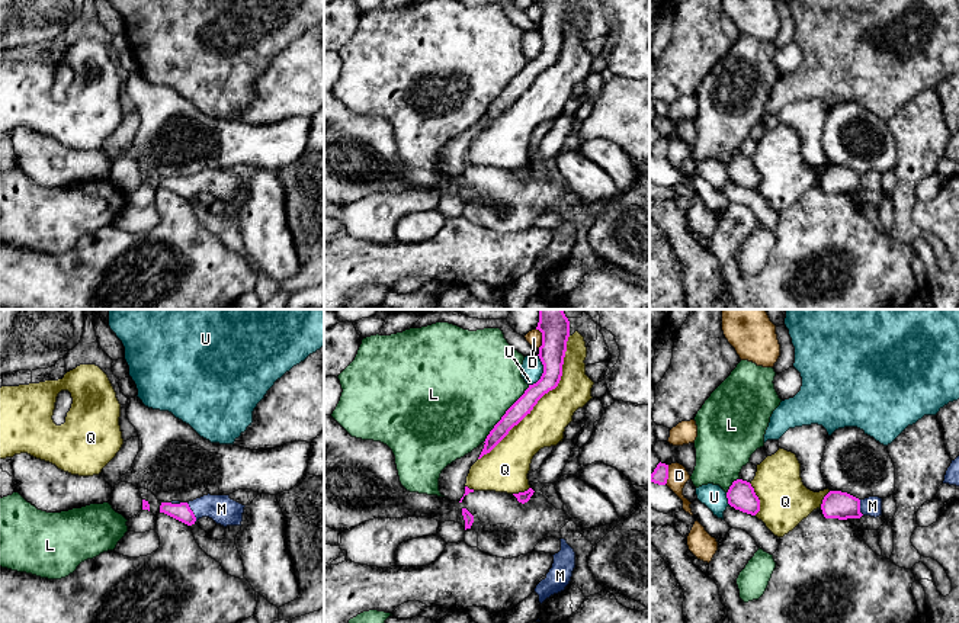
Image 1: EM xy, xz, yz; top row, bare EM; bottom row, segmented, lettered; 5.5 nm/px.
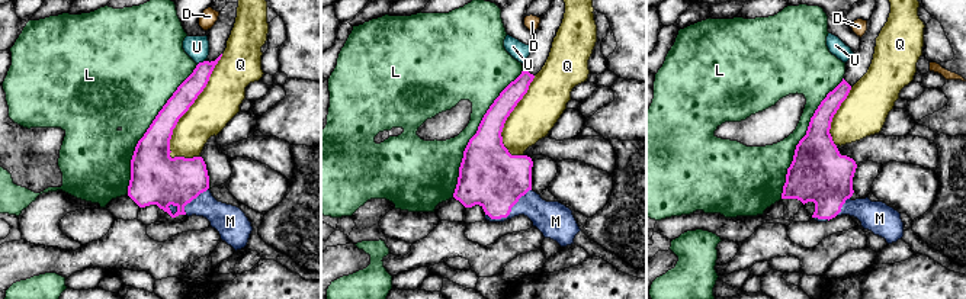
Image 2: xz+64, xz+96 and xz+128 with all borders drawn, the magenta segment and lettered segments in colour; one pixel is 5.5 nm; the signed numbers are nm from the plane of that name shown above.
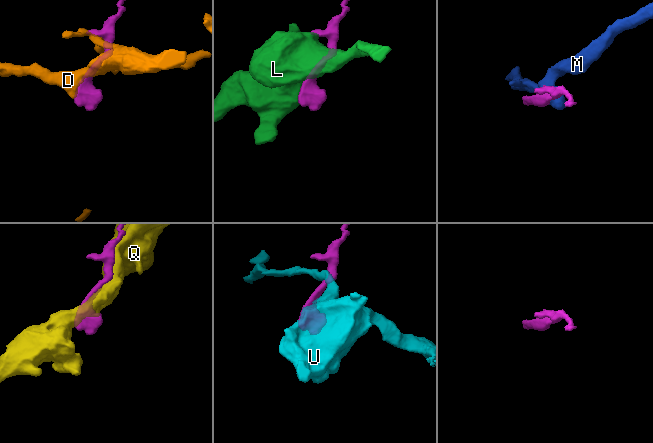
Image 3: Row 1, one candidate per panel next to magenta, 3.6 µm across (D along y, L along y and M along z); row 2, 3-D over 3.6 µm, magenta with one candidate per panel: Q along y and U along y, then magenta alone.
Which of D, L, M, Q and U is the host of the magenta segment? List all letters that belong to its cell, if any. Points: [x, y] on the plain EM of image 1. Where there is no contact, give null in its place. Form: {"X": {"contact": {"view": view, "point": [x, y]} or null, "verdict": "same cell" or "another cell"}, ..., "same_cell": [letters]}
{"D": {"contact": {"view": "xz", "point": [542, 12]}, "verdict": "another cell"}, "L": {"contact": {"view": "xz", "point": [504, 89]}, "verdict": "another cell"}, "M": {"contact": {"view": "xy", "point": [192, 188]}, "verdict": "same cell"}, "Q": {"contact": {"view": "xz", "point": [541, 71]}, "verdict": "another cell"}, "U": {"contact": {"view": "xz", "point": [544, 47]}, "verdict": "another cell"}, "same_cell": ["M"]}

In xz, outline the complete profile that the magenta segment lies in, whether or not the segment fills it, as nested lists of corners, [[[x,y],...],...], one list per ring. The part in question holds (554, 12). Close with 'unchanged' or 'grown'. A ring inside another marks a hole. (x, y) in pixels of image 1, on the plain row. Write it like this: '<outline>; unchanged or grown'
[[[538,0],[536,4],[542,7],[542,20],[538,30],[543,39],[543,48],[536,58],[529,60],[525,68],[494,100],[484,116],[485,119],[478,134],[490,128],[514,100],[530,89],[538,76],[555,64],[561,55],[570,0]]]; unchanged

